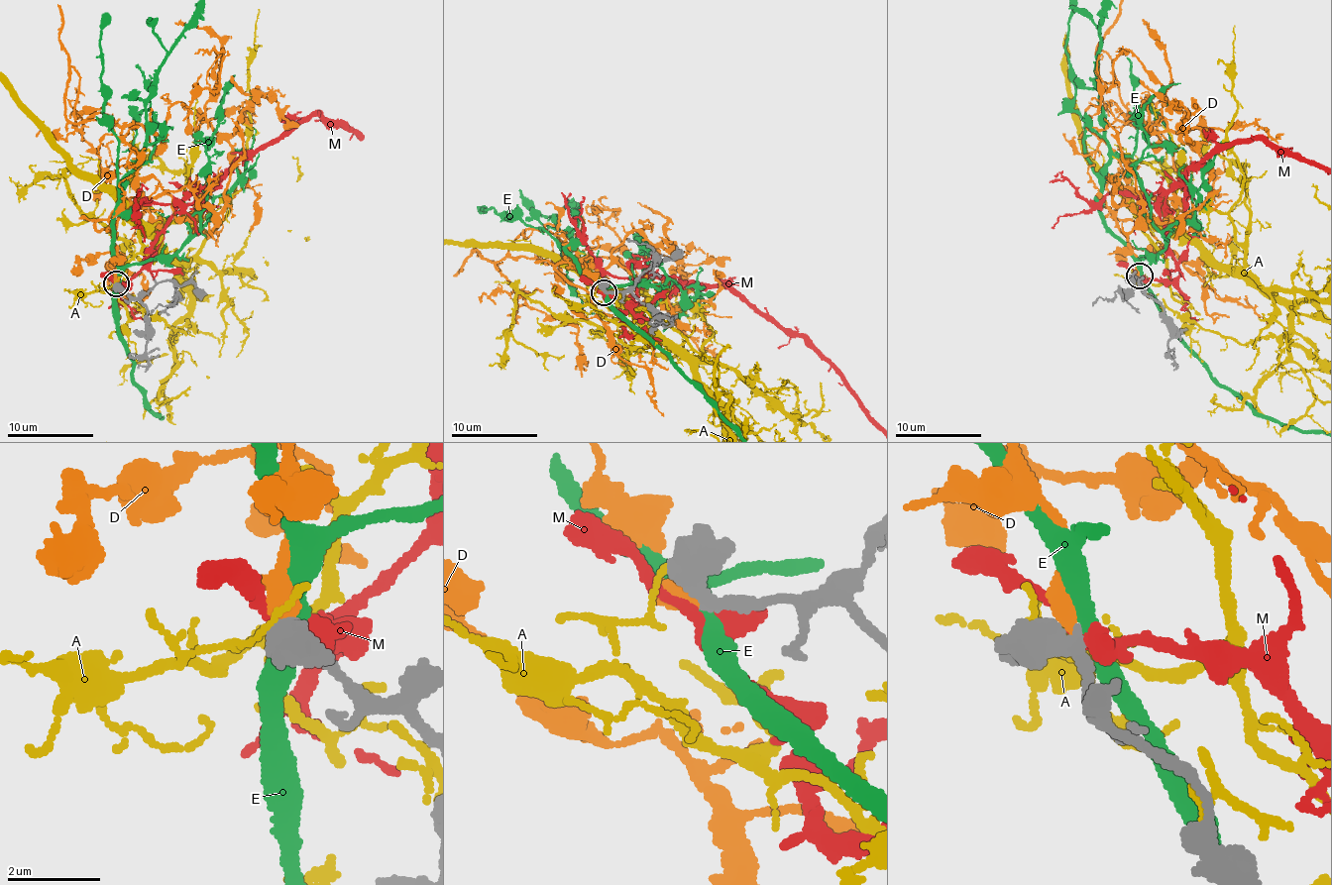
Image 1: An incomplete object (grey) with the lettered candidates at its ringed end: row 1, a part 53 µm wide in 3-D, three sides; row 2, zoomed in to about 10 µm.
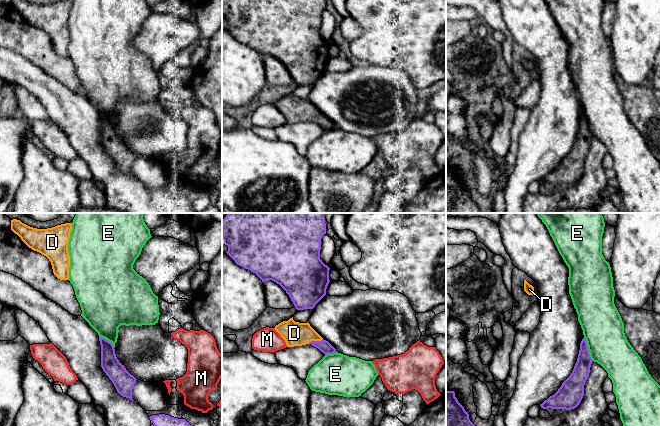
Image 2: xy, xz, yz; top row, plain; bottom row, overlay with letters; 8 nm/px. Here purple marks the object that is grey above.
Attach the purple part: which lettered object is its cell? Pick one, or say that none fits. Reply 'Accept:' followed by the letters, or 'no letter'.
Accept: D

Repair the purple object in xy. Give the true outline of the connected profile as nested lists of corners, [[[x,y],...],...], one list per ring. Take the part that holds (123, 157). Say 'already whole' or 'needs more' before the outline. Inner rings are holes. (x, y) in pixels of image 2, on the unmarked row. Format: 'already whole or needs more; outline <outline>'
already whole; outline [[[99,113],[101,121],[101,143],[114,160],[117,168],[126,174],[132,175],[132,165],[136,154],[131,151],[116,133],[114,122],[105,114]]]

